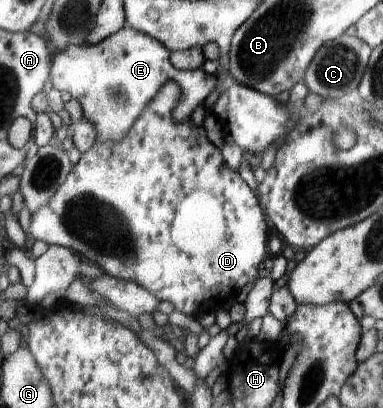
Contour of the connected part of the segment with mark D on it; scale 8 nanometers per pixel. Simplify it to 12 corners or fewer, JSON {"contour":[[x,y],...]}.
{"contour":[[159,92],[76,157],[29,241],[194,318],[257,281],[267,223]]}

